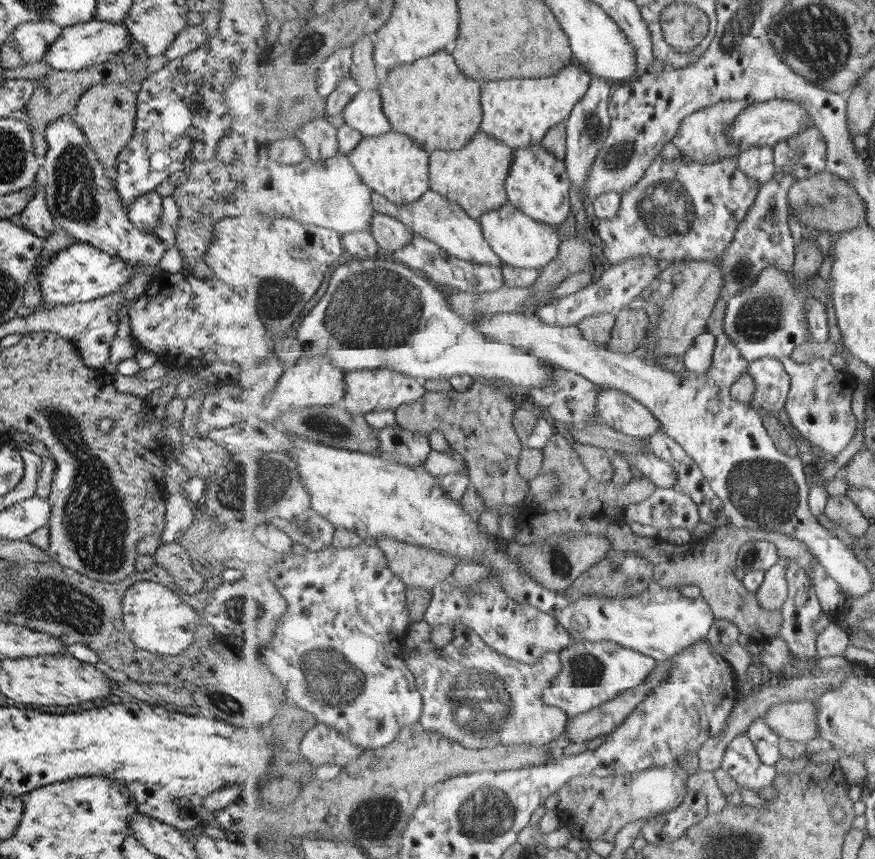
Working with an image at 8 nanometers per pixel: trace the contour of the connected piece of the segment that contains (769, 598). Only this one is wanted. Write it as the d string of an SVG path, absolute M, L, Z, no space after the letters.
M781 556L774 566L766 571L764 584L756 594L763 610L783 610L785 601L789 598L789 584L785 574L790 561L793 559Z

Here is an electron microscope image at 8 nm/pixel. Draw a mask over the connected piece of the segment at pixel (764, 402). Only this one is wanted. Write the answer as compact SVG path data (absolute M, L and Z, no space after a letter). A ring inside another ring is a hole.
M763 357L750 363L748 372L754 378L755 393L753 393L753 400L756 406L766 408L767 410L778 412L781 408L785 408L786 402L790 393L792 379L790 374L786 371L784 364L775 357Z

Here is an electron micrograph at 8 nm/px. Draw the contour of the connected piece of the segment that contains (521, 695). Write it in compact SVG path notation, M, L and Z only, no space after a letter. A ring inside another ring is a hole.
M463 623L453 625L452 629L454 637L451 644L444 648L435 648L423 656L414 654L406 662L409 670L416 676L418 688L425 700L425 712L419 724L427 733L437 732L449 736L449 740L457 740L469 748L493 748L500 744L548 745L565 733L565 727L570 720L567 711L545 704L542 700L543 690L563 670L560 653L552 651L546 653L535 664L523 664L495 652L481 640L476 631Z

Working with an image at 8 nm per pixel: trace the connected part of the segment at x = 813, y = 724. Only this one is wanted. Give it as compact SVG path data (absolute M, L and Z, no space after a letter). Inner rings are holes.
M815 700L785 701L771 707L764 719L780 737L808 742L821 737L820 728L817 728L819 713Z

